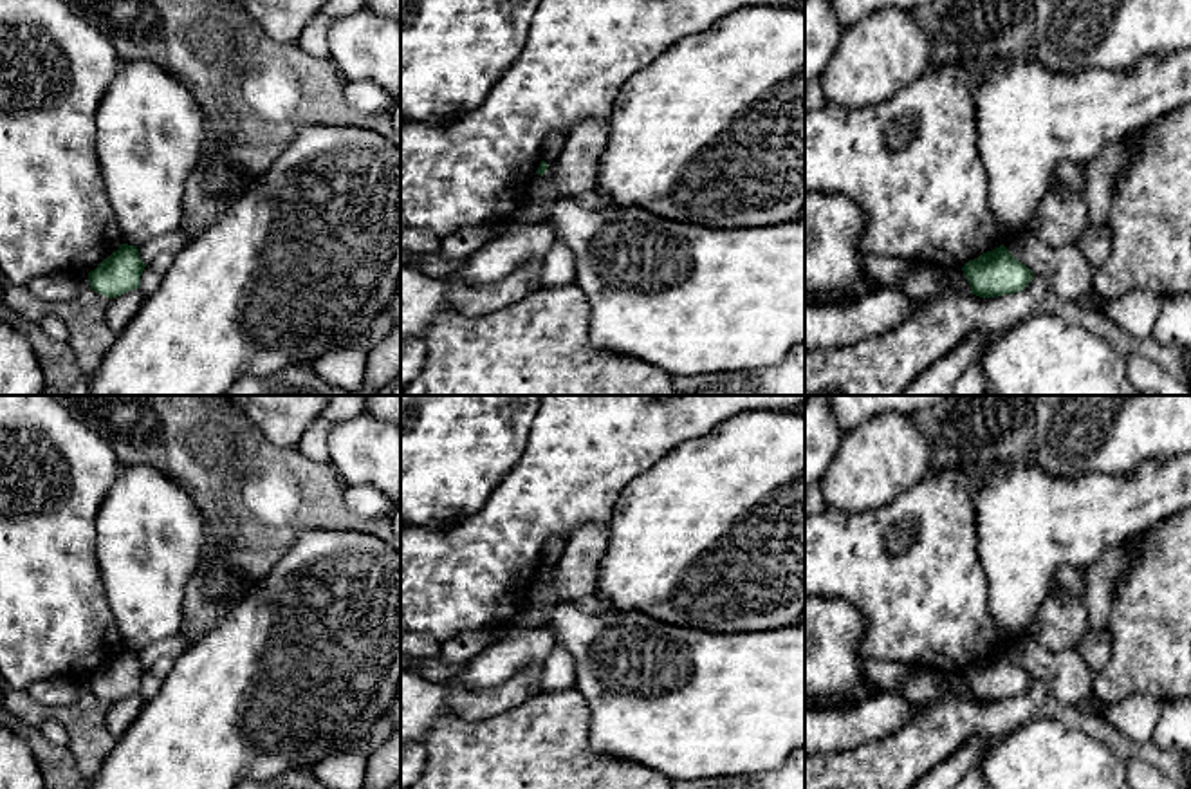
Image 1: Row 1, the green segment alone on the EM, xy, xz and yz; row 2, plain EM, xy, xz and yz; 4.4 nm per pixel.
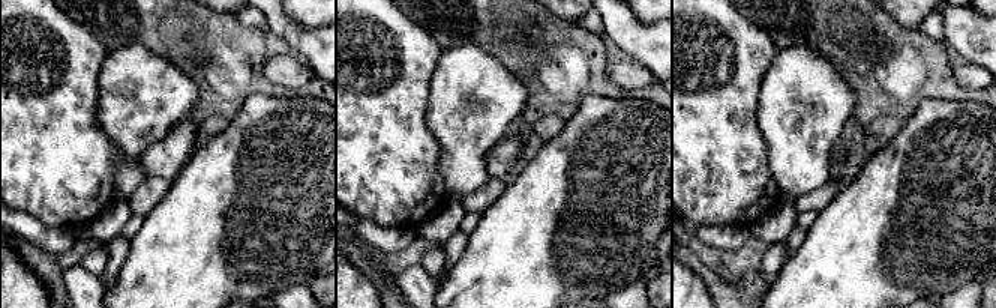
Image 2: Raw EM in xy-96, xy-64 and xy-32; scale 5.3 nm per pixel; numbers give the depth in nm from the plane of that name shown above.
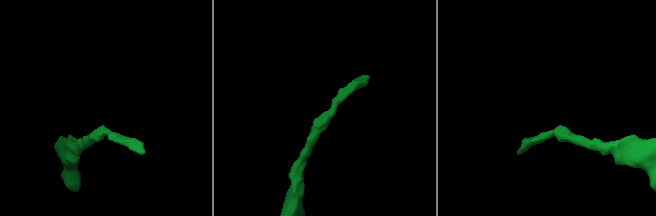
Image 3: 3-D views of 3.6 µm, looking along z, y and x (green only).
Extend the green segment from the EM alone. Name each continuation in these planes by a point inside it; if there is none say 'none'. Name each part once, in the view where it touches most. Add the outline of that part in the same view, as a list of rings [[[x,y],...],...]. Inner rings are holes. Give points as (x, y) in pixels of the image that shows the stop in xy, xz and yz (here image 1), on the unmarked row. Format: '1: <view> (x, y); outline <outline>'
none

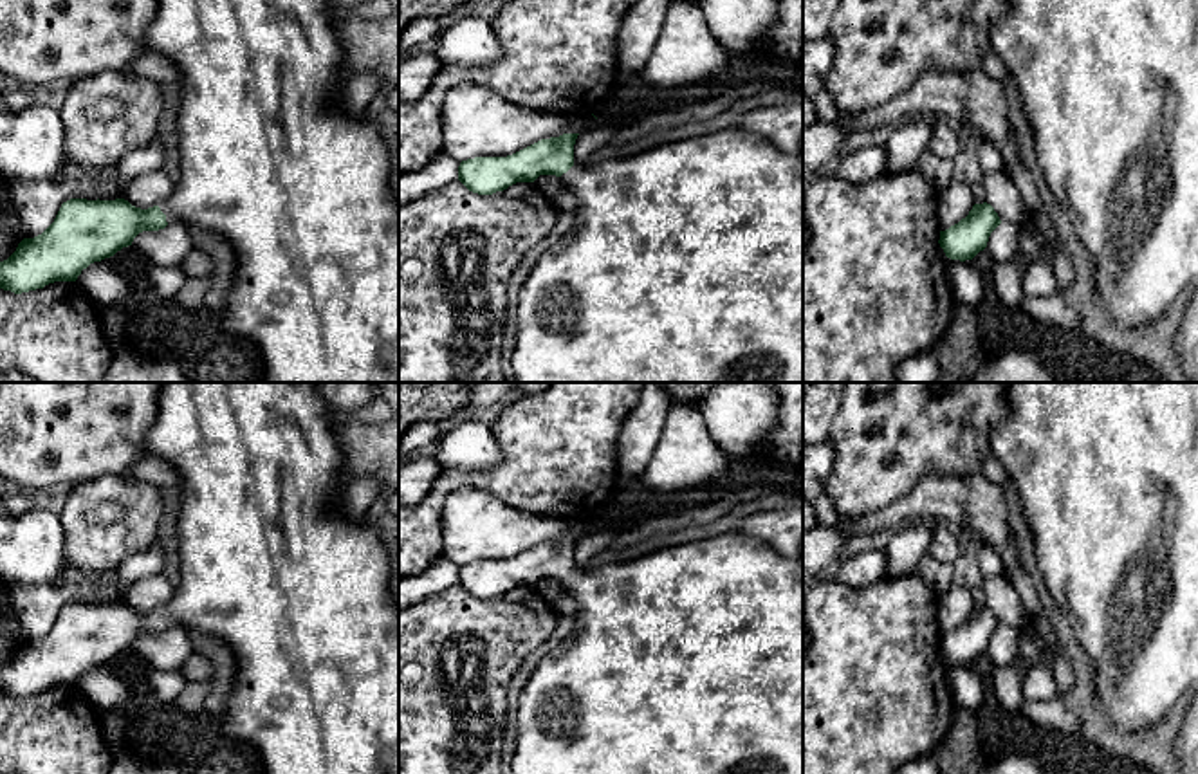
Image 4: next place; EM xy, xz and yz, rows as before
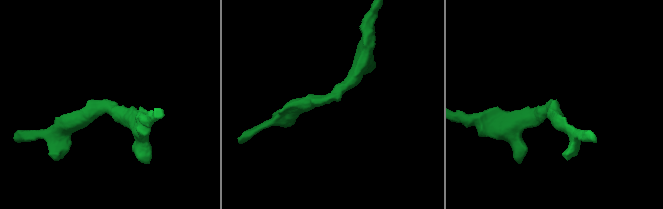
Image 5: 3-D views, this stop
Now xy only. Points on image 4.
1: xy (300, 594); outline [[[162,382],[159,415],[144,438],[146,455],[166,460],[180,478],[177,550],[182,576],[173,597],[159,612],[168,628],[200,631],[233,650],[238,673],[218,733],[249,745],[263,774],[399,774],[399,606],[390,597],[395,559],[375,527],[337,512],[343,484],[343,451],[336,438],[339,420],[316,382]]]

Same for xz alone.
1: xz (690, 659); outline [[[738,530],[660,548],[628,561],[612,561],[586,570],[572,570],[563,577],[565,594],[577,603],[576,626],[572,635],[554,651],[539,659],[516,702],[516,747],[512,774],[803,774],[803,557],[790,559],[778,554],[763,539],[740,534]]]

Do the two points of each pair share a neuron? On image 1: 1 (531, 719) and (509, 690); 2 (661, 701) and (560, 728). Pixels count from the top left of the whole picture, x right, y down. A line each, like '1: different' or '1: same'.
1: different
2: different

